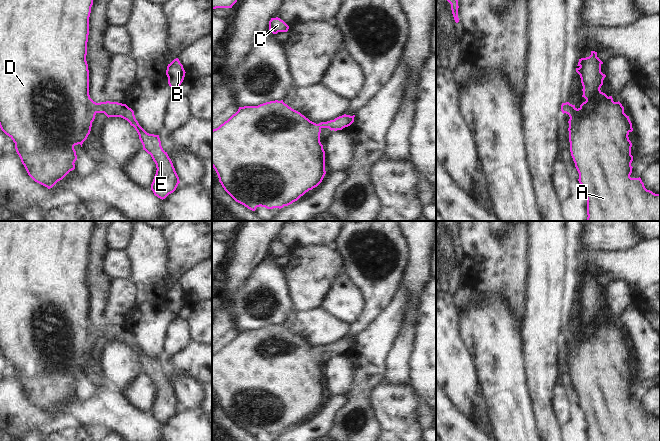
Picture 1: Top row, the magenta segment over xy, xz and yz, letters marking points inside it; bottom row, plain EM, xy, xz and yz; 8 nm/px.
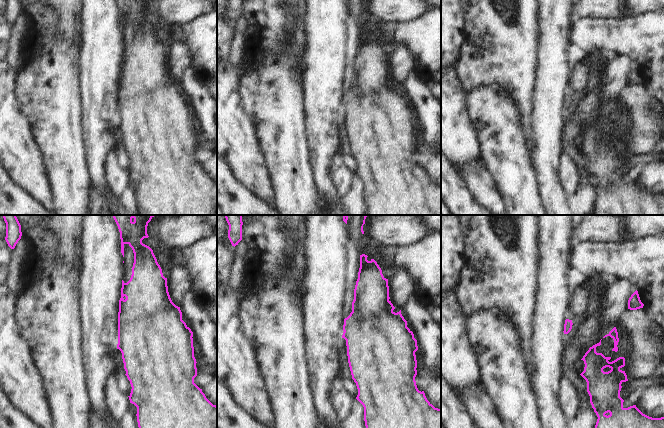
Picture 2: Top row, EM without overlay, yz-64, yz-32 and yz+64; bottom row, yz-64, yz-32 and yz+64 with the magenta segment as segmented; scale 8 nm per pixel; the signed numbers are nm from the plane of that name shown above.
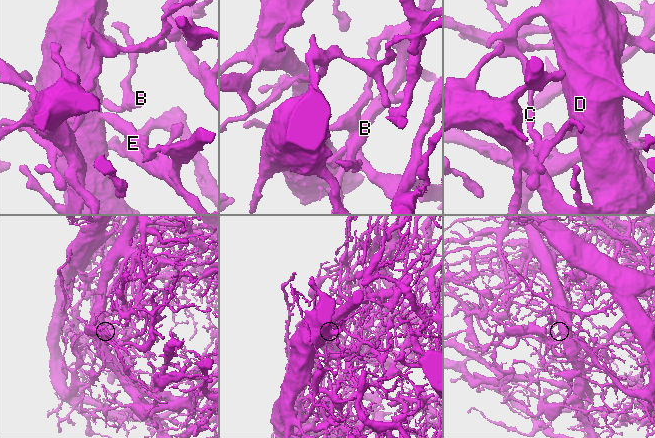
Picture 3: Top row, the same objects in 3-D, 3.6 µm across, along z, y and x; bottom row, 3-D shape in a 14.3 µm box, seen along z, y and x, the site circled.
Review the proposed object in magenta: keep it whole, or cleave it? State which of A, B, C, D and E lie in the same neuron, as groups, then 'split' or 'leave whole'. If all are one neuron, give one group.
A B C D E | leave whole

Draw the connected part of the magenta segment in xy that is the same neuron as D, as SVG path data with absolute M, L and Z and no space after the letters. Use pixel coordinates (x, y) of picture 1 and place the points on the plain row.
M0 221L0 352L15 367L16 376L28 399L35 406L50 413L70 395L75 393L74 387L77 384L77 379L74 370L80 368L82 371L83 366L90 358L95 339L97 337L104 337L108 342L121 341L127 344L130 349L135 352L143 369L143 374L150 378L155 386L157 394L151 408L151 414L155 420L163 424L176 414L180 405L171 383L161 370L159 359L147 357L136 344L134 335L126 328L110 325L96 327L90 322L89 294L86 279L89 259L89 241L92 229L93 221Z

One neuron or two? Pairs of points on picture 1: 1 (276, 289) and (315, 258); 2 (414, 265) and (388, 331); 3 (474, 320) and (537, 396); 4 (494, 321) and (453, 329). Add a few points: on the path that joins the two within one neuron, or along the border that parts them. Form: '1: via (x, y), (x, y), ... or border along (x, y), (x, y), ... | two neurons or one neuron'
1: border along (281, 267), (288, 287), (288, 296), (292, 304) | two neurons
2: border along (401, 280), (409, 291), (409, 306), (405, 310) | two neurons
3: border along (524, 360), (526, 384), (533, 406) | two neurons
4: border along (460, 314), (460, 336), (467, 350) | two neurons

